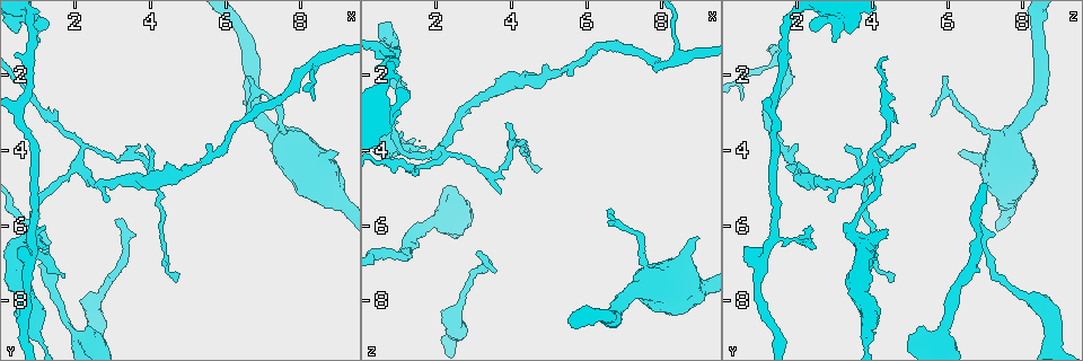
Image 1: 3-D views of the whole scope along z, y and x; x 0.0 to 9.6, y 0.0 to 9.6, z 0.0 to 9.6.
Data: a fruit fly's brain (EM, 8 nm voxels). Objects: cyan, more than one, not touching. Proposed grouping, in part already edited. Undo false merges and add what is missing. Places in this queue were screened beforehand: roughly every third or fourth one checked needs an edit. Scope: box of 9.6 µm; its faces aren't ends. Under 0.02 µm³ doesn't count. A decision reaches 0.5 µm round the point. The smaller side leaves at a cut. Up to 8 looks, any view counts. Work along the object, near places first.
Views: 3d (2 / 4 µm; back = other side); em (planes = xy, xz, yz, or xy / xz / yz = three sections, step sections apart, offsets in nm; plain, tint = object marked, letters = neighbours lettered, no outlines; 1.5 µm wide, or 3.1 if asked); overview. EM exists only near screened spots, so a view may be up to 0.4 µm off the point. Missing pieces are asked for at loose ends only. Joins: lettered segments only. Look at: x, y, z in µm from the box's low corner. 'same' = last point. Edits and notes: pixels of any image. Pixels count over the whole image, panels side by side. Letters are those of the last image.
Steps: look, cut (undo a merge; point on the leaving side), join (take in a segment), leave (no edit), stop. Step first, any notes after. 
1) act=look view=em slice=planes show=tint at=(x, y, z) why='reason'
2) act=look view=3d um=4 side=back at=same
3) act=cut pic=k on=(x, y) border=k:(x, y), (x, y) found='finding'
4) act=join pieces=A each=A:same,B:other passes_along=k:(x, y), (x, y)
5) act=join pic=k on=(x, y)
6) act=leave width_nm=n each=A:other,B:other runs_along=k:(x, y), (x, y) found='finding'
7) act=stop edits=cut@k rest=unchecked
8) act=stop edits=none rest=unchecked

act=look view=em slice=planes show=letters at=(1.15, 6.05, 2.40) why='tapers out'

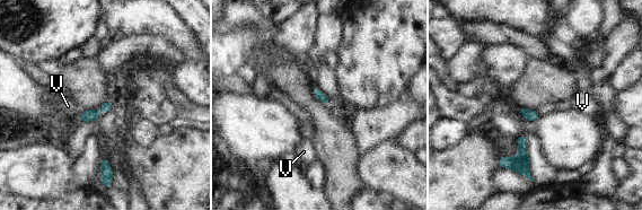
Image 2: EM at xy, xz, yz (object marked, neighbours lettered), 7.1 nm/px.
act=leave each=V:other border=2:(84, 111), (78, 119) found='none of them fits'

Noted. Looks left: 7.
act=look view=3d um=2 at=(6.50, 2.10, 5.90) why='free end'

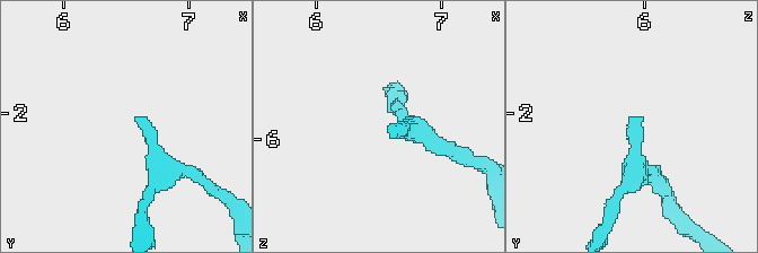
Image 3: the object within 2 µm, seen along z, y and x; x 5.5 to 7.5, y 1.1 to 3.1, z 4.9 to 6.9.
act=look view=em slice=planes show=letters at=(6.54, 2.04, 5.92) why='now the EM'

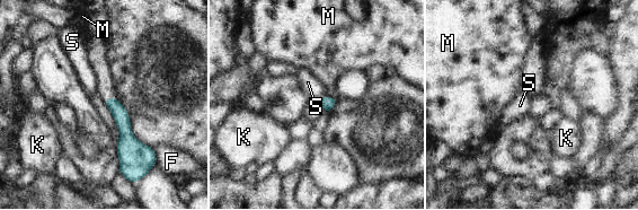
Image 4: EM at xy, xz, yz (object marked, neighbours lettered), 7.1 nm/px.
act=leave each=F:other,K:other,M:other,S:other border=4:(326, 95), (319, 98) found='none of them fits'

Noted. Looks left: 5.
act=look view=em slice=xz step=4 show=letters at=(3.20, 5.80, 6.65) why='long arm stops here'

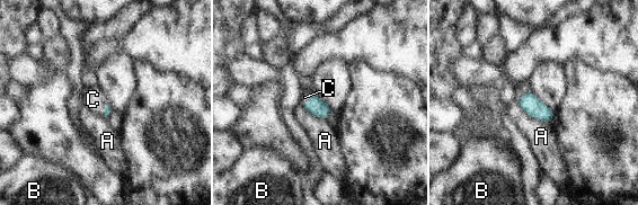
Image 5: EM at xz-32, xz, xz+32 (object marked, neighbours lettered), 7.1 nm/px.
act=join pieces=C each=A:other,B:other,C:same found='it goes on there'

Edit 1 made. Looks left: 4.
act=stop edits=join@5 rest=unchecked

